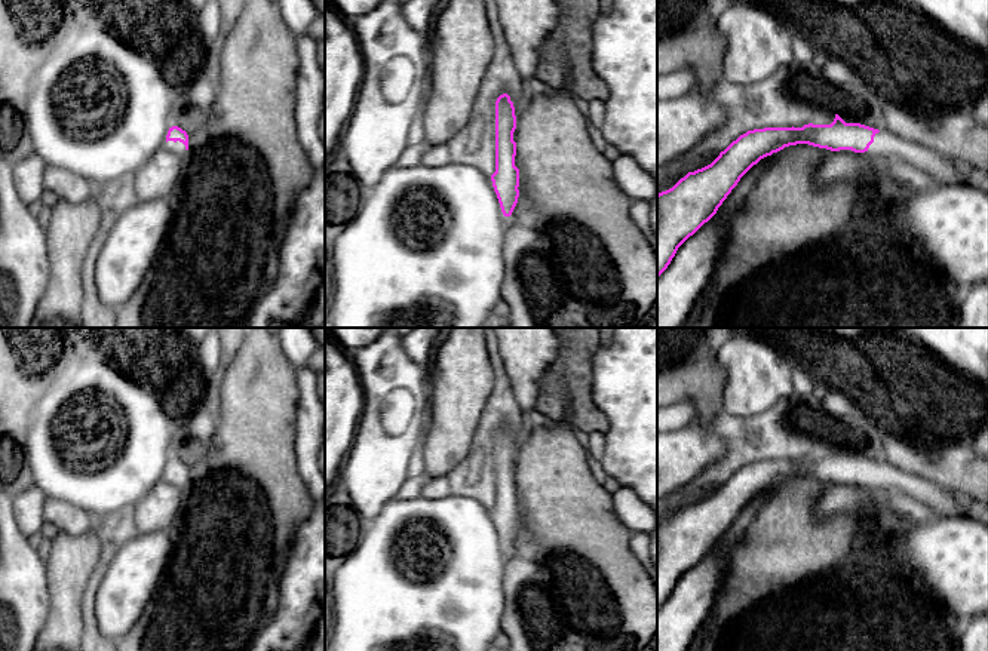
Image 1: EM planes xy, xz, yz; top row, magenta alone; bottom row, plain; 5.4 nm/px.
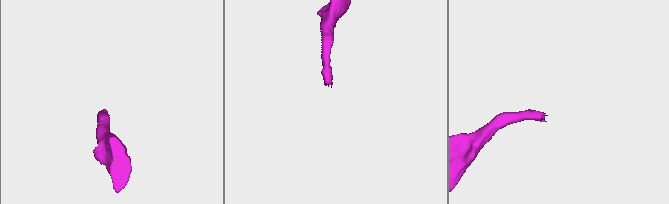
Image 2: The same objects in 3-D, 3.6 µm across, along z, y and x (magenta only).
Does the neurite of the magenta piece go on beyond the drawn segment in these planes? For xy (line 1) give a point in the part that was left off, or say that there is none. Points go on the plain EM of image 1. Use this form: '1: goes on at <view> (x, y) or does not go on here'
1: does not go on here

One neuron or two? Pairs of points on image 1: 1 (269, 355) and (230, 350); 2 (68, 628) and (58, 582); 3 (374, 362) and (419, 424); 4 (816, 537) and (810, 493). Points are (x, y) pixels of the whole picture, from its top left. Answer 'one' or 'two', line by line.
1: two
2: one
3: one
4: one

